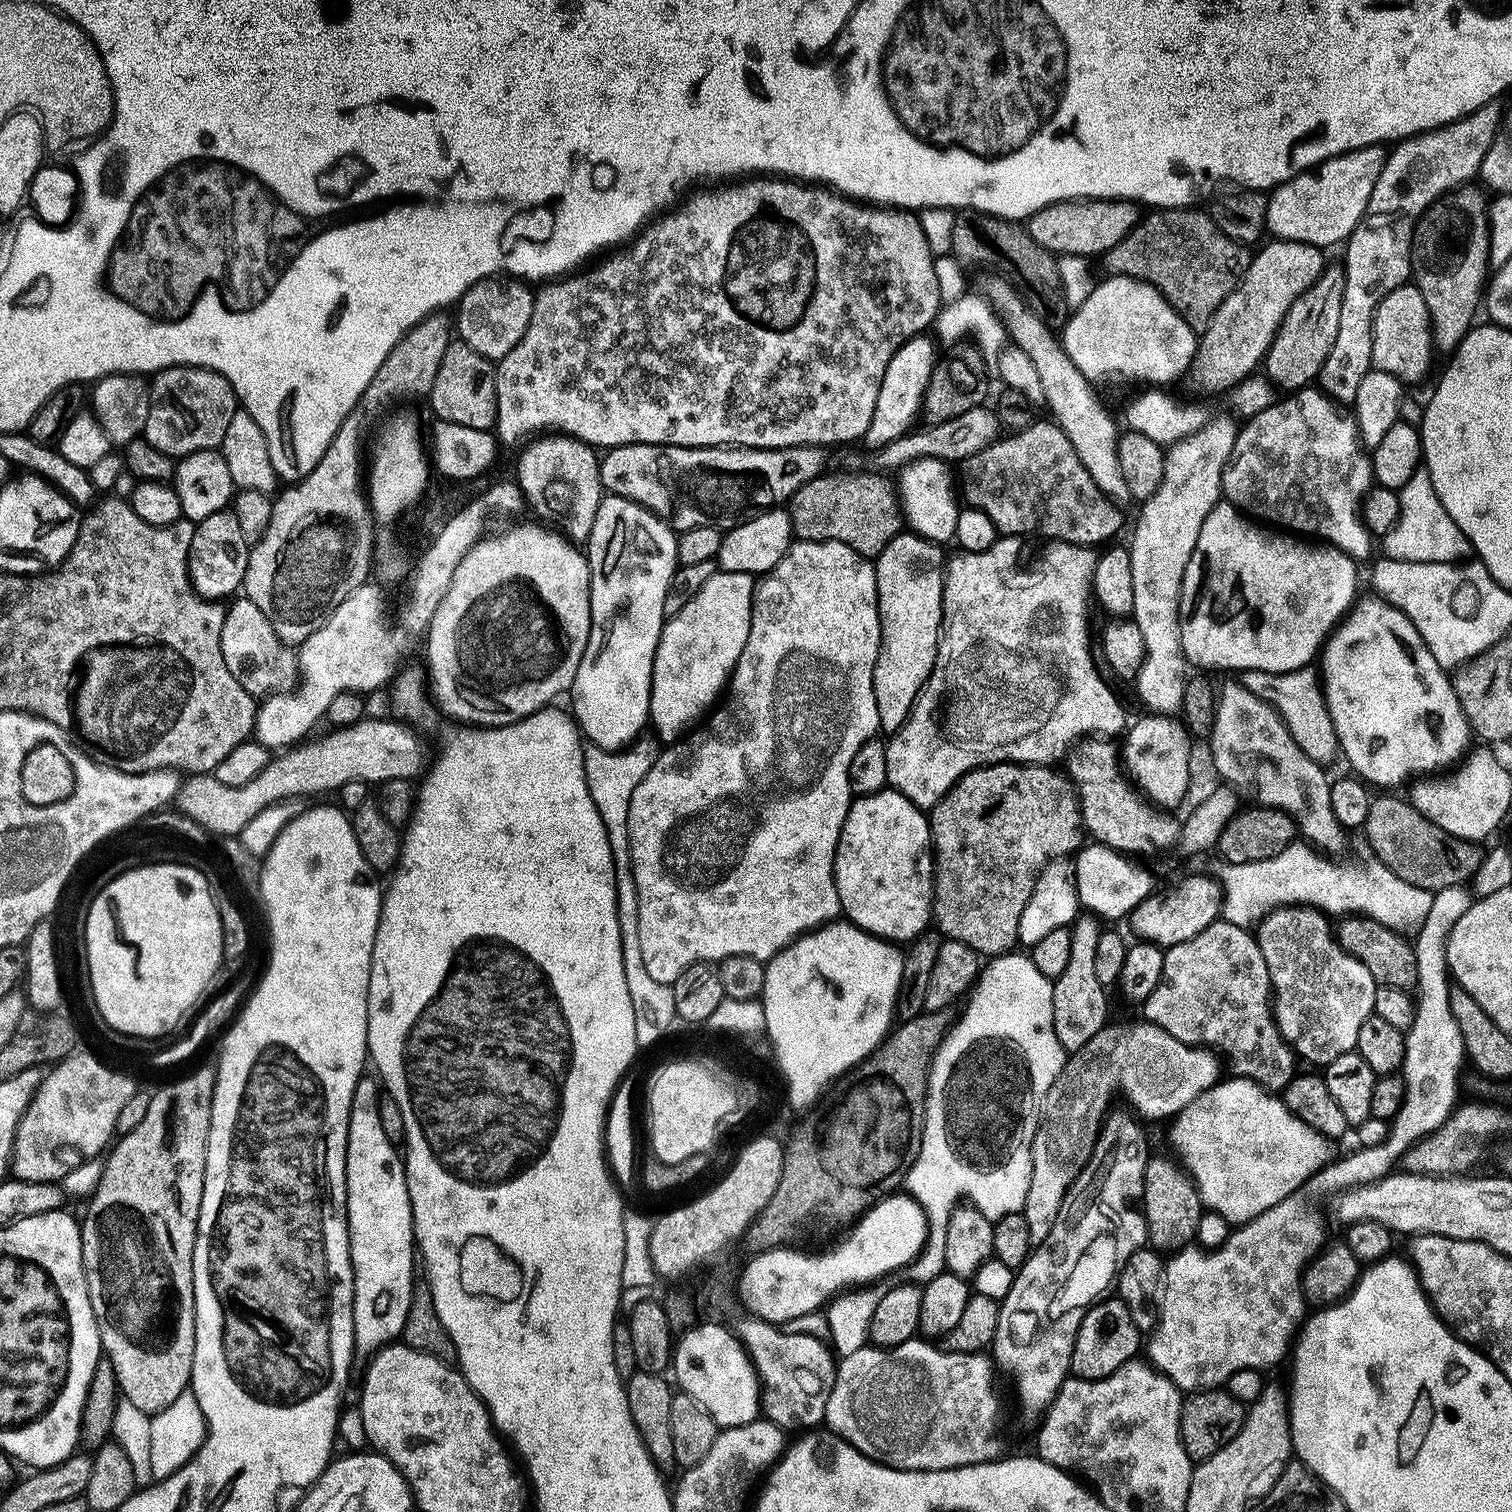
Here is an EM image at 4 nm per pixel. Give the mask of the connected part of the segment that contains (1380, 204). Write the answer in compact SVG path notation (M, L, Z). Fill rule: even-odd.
M1499 103L1488 104L1482 110L1448 124L1438 130L1424 132L1412 136L1408 140L1399 141L1389 153L1386 166L1371 194L1370 205L1362 222L1355 228L1354 234L1347 241L1346 262L1344 269L1347 274L1345 299L1342 302L1341 327L1338 329L1337 341L1330 352L1330 357L1321 363L1319 387L1325 395L1331 397L1342 406L1355 405L1359 387L1366 374L1373 371L1373 330L1374 317L1380 304L1392 292L1409 283L1412 276L1413 238L1421 217L1437 203L1460 187L1469 185L1477 179L1482 162L1493 145L1494 138L1503 120L1503 107Z

